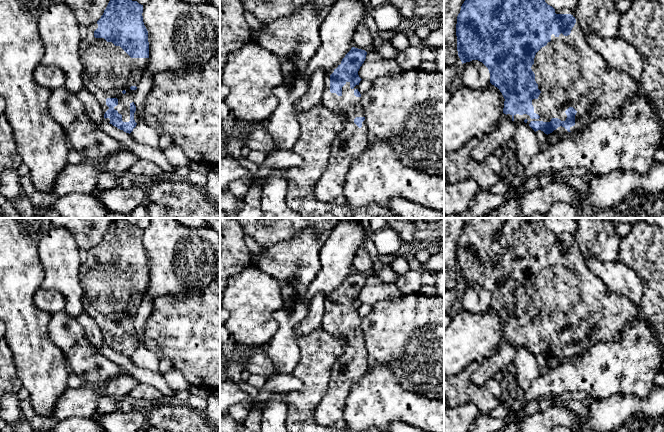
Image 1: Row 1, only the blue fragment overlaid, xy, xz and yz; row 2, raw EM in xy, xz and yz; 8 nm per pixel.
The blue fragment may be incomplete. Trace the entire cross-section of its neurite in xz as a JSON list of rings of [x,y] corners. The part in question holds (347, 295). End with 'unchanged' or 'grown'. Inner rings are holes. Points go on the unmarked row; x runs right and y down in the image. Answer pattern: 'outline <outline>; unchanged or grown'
outline [[[352,271],[338,288],[328,295],[321,328],[335,337],[344,352],[334,363],[327,391],[315,409],[315,420],[326,427],[345,429],[345,402],[351,387],[369,370],[358,309],[358,295],[367,276]]]; grown

